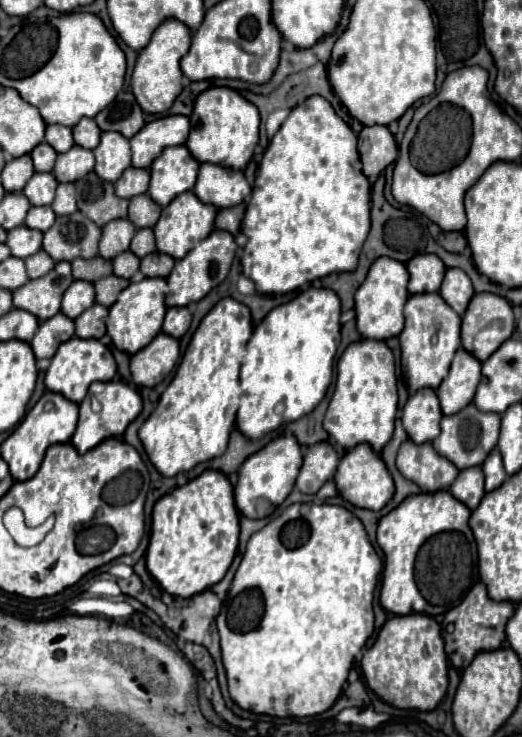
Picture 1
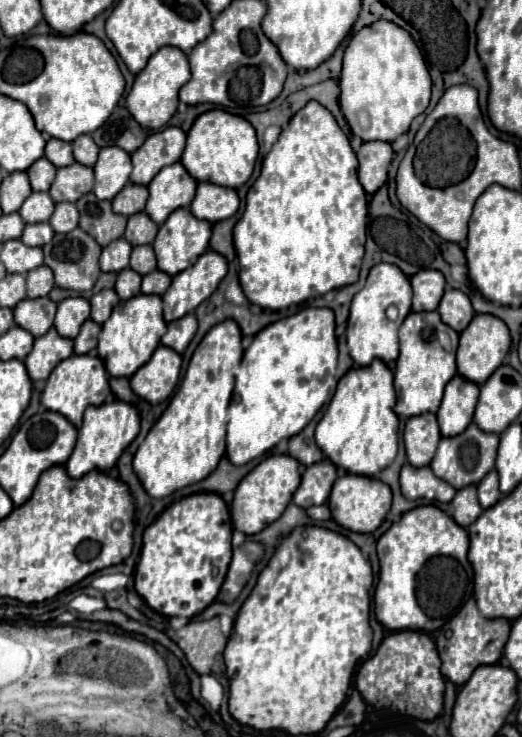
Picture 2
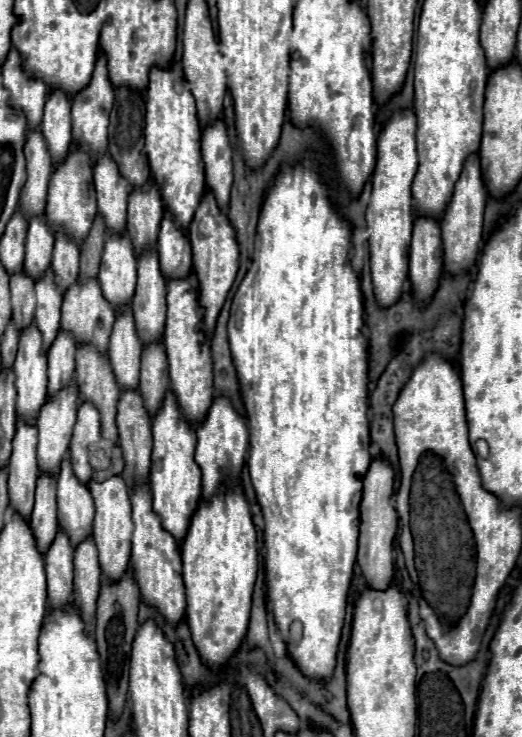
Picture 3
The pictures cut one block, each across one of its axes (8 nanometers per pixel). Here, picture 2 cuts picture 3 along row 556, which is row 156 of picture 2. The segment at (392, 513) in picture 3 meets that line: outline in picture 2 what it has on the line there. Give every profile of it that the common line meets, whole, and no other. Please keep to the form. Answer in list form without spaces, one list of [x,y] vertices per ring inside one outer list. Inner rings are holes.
[[[366,142],[358,152],[358,178],[368,194],[374,194],[388,180],[388,166],[392,162],[392,146],[388,142]]]

